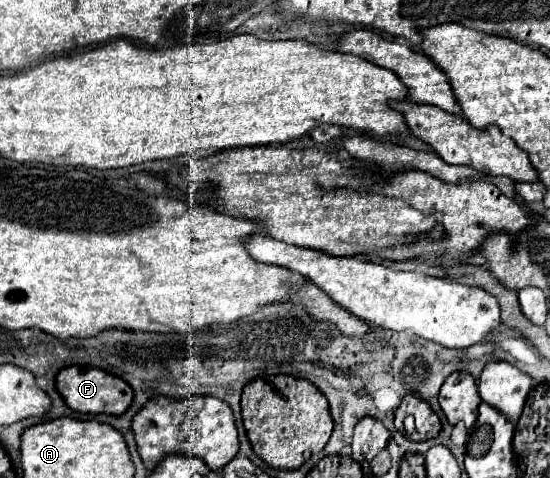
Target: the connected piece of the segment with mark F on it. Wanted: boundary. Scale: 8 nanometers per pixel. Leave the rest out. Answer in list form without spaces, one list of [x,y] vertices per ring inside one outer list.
[[[67,367],[67,369],[59,371],[57,389],[63,395],[65,403],[77,413],[91,413],[91,415],[105,413],[105,415],[119,417],[133,403],[133,389],[125,381],[121,381],[101,369],[93,369],[93,367]]]

